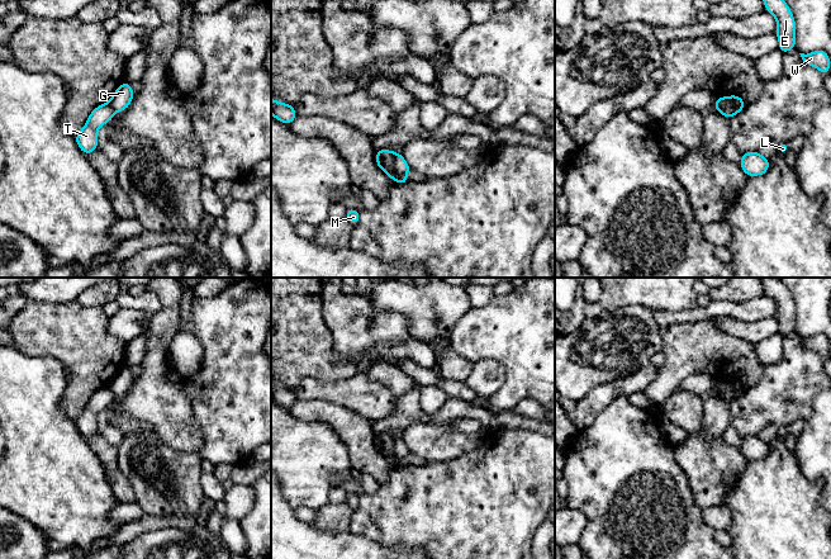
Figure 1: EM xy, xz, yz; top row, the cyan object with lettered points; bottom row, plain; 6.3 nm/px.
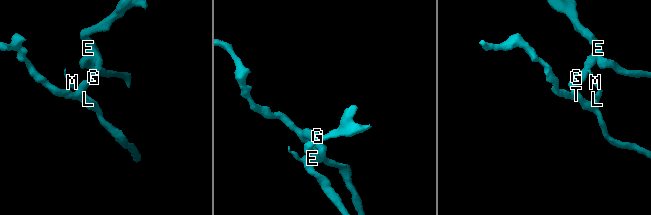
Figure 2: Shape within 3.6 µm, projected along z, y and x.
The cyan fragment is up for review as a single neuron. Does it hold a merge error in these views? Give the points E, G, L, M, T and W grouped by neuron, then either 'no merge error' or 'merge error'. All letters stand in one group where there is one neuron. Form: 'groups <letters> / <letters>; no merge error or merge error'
groups E G W / L M T; merge error

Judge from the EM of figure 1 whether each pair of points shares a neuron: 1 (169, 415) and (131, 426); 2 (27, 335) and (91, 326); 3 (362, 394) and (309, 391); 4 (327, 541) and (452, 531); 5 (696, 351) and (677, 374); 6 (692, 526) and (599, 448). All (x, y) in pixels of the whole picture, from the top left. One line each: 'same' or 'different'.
1: different
2: same
3: same
4: different
5: same
6: same

